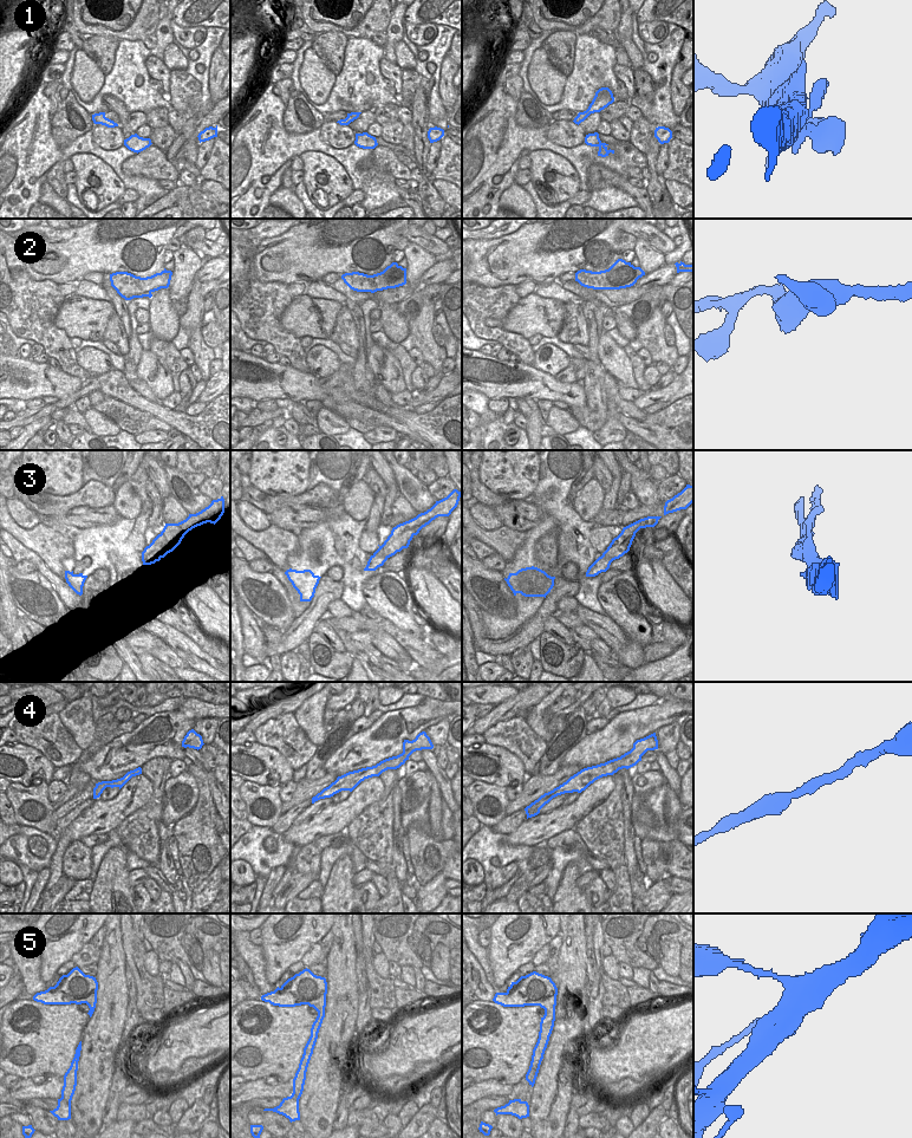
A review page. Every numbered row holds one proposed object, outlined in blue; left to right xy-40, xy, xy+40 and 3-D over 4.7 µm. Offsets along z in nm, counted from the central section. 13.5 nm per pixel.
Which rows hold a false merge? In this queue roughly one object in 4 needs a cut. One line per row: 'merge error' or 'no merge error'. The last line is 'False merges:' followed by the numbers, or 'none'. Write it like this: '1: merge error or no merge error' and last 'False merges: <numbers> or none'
1: no merge error
2: no merge error
3: merge error
4: no merge error
5: merge error
False merges: 3, 5

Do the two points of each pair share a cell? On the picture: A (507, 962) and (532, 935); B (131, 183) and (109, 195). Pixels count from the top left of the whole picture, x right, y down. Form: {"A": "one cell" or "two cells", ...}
{"A": "one cell", "B": "two cells"}

